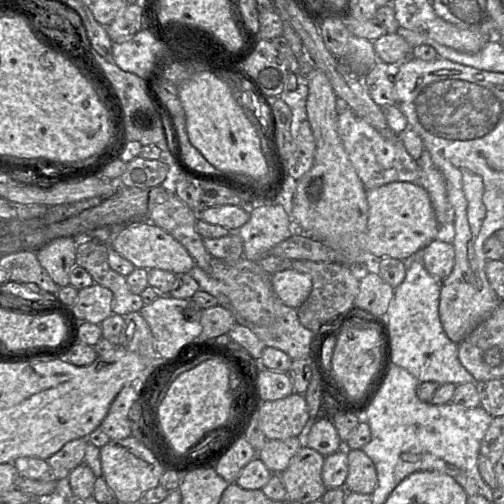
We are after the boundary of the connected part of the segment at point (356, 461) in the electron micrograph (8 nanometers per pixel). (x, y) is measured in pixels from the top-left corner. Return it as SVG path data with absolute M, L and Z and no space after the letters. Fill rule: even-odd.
M347 450L348 475L344 488L347 492L371 495L378 478L373 461L361 450Z

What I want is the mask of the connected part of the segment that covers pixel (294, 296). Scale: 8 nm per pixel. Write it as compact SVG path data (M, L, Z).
M293 268L271 274L270 284L278 299L296 309L306 301L312 290L311 276Z

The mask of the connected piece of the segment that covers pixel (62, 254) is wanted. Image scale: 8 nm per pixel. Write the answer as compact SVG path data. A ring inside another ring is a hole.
M58 237L36 252L40 265L59 287L69 285L70 271L76 265L78 239Z

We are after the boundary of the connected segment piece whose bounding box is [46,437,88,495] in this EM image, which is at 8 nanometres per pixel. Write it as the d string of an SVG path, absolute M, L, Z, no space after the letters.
M88 437L75 439L46 460L52 477L58 482L58 495L69 492L67 477L75 467L83 463L87 444Z

